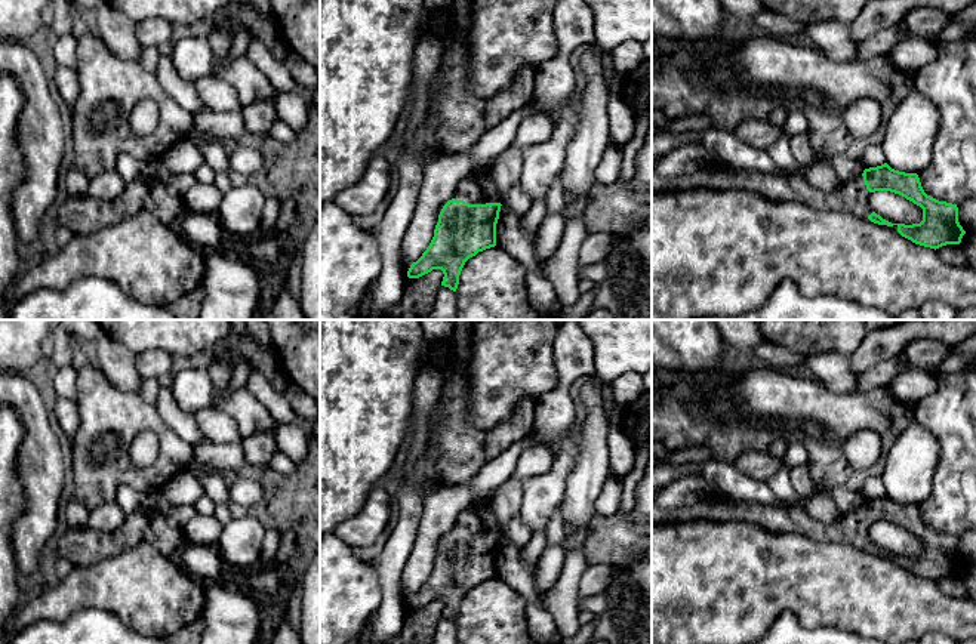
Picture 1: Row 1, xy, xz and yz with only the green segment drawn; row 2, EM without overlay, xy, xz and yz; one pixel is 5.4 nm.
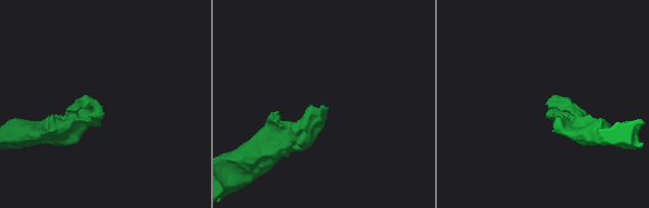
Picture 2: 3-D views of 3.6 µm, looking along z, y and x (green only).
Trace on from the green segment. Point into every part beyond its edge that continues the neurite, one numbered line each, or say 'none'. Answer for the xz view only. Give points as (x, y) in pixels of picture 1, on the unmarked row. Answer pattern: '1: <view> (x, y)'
1: xz (479, 520)

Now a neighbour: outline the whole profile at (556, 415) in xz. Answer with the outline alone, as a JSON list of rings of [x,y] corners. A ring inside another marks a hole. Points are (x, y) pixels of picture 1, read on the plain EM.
[[[566,320],[558,327],[552,349],[560,385],[536,400],[532,432],[486,463],[469,483],[438,487],[425,494],[416,540],[401,573],[400,597],[406,607],[429,577],[438,546],[459,514],[489,502],[495,490],[509,480],[524,450],[535,446],[555,449],[578,423],[576,404],[567,388],[576,379],[594,375],[592,342],[578,320]]]

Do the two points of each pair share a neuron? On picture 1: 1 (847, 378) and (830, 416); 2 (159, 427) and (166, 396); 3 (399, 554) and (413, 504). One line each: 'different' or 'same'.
1: different
2: different
3: same

